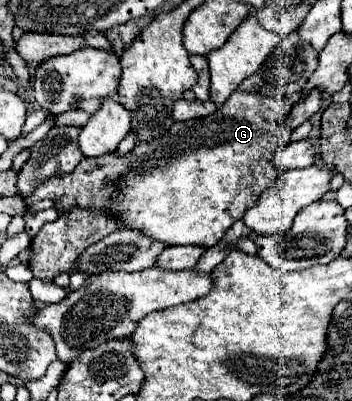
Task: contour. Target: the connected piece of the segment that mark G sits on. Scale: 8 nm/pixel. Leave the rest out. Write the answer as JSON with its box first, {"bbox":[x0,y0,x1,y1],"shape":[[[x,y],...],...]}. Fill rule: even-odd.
{"bbox":[26,91,294,245],"shape":[[[234,91],[228,101],[218,107],[212,115],[204,119],[192,119],[184,123],[174,123],[166,139],[154,139],[148,143],[136,143],[134,151],[118,157],[114,153],[102,157],[84,159],[72,173],[50,177],[42,183],[26,205],[40,199],[54,199],[56,209],[62,213],[70,211],[74,205],[110,211],[120,215],[128,229],[138,229],[156,241],[166,245],[216,245],[224,233],[244,217],[244,213],[256,205],[258,195],[282,173],[272,159],[288,141],[294,129],[288,129],[286,117],[292,109],[288,97],[266,97],[260,93]]]}

